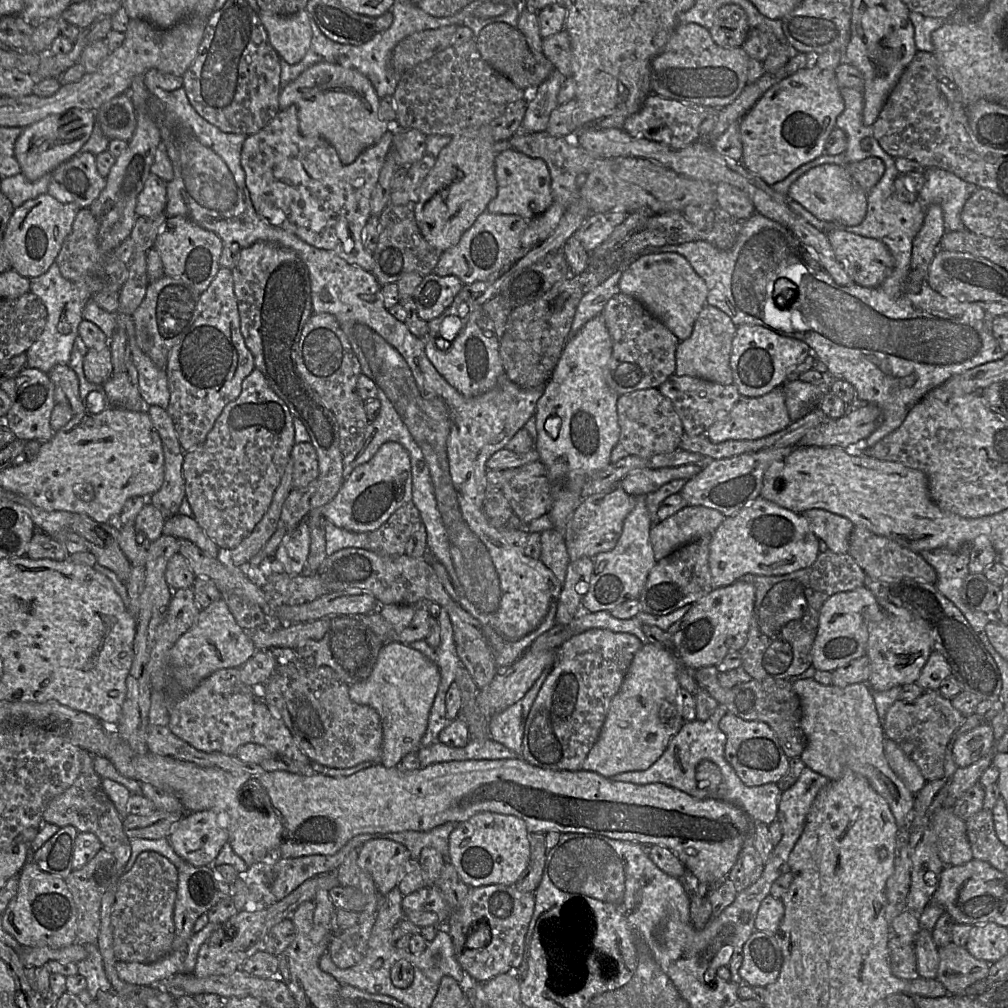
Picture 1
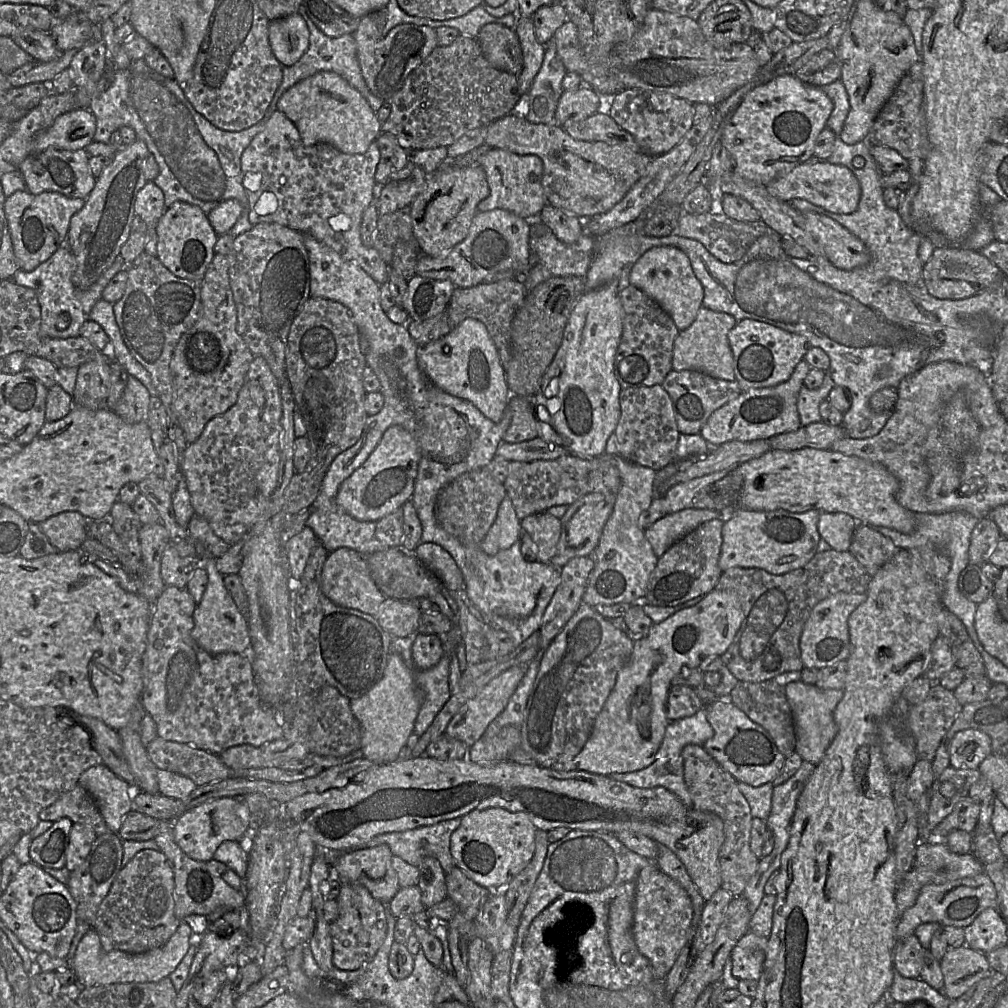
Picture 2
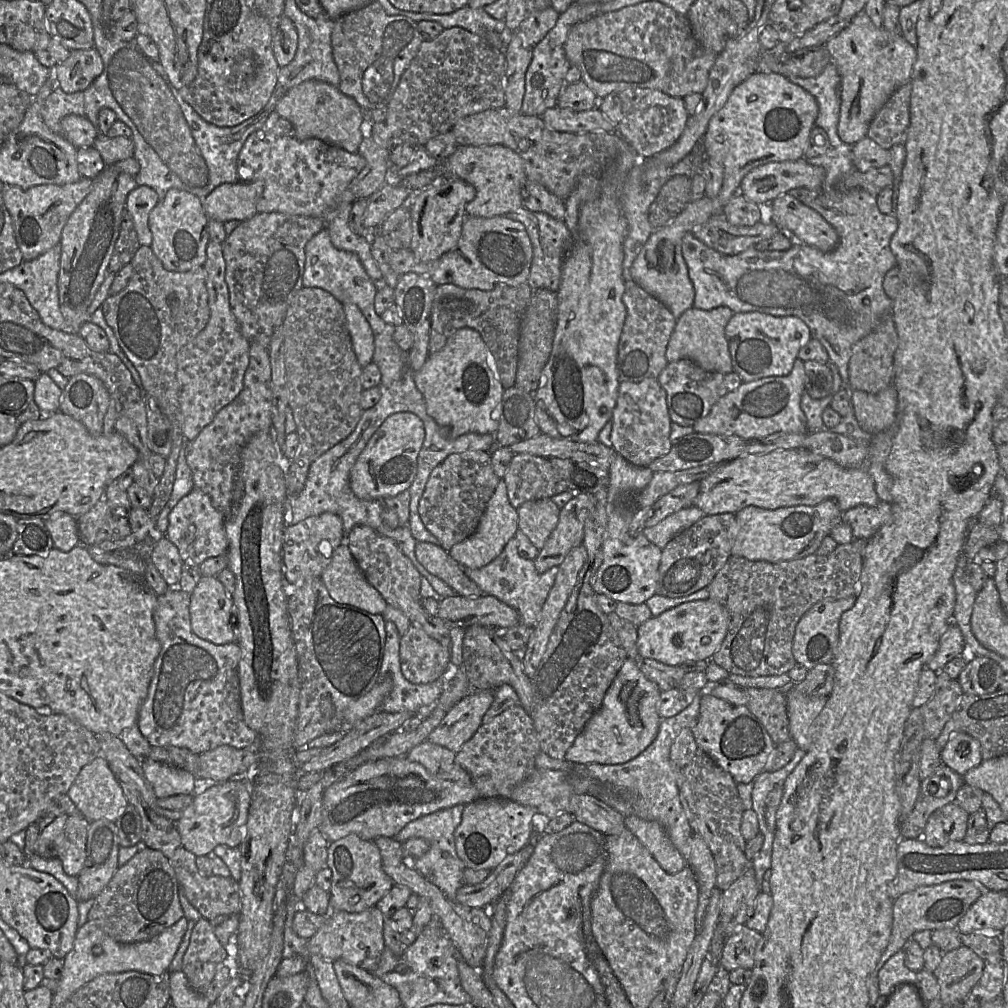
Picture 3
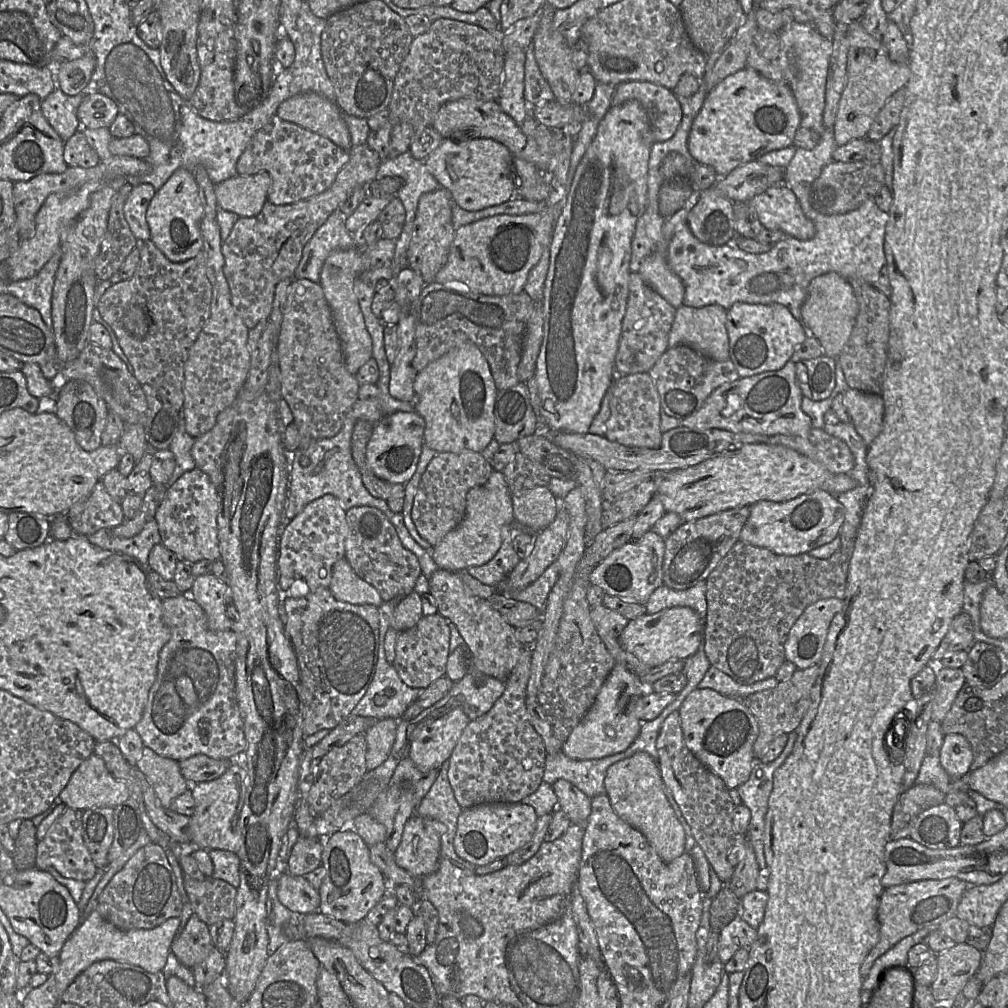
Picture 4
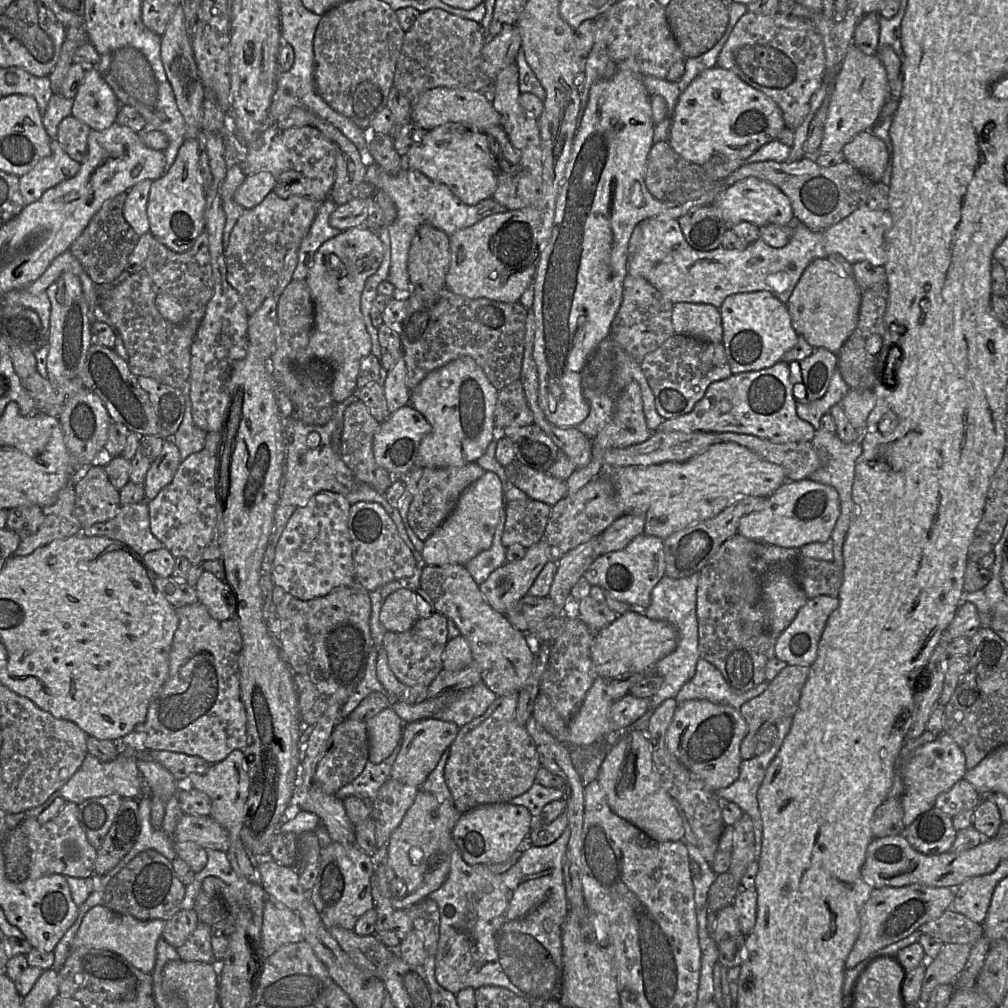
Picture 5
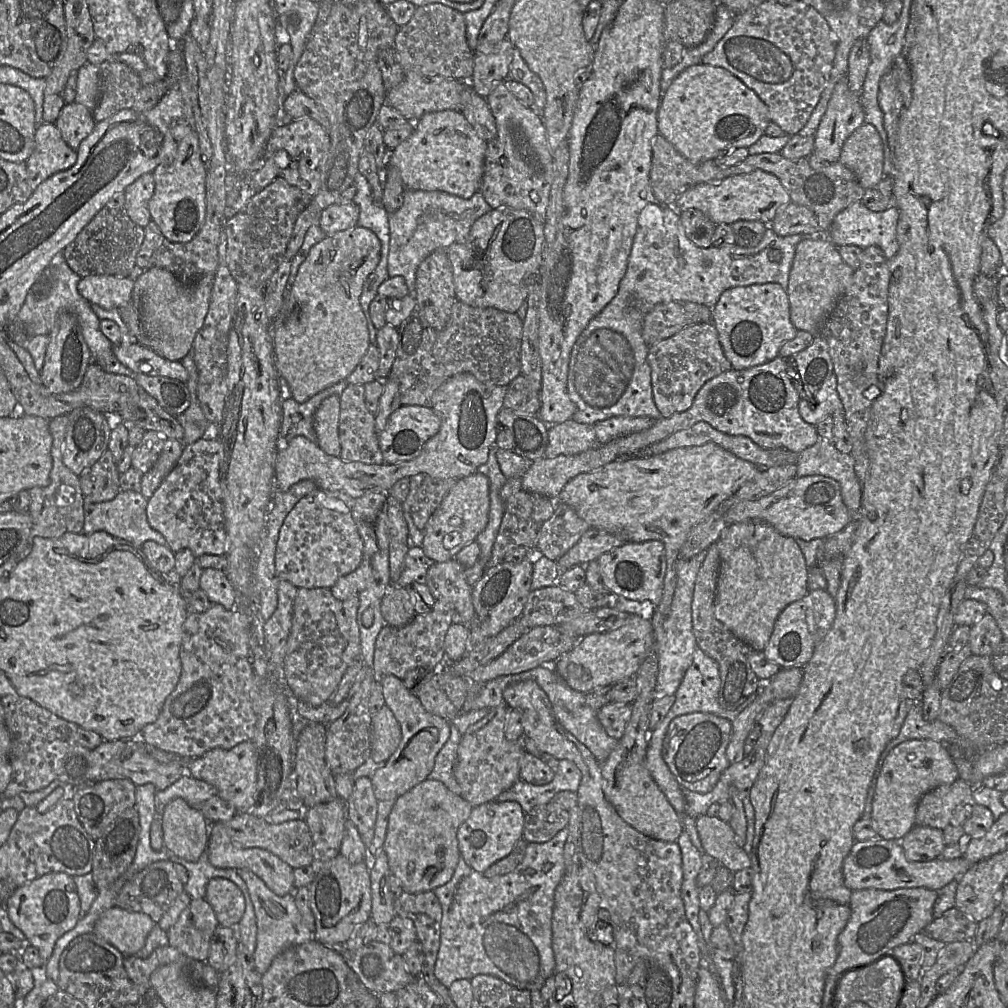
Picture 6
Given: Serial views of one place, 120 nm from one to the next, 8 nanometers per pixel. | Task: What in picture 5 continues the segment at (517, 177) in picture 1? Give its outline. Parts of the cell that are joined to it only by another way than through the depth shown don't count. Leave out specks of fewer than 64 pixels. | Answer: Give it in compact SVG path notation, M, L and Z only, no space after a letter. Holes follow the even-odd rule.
M447 123L447 124L438 126L427 132L426 137L421 146L413 147L407 152L406 155L401 156L401 168L403 167L403 168L410 168L410 169L418 170L421 173L423 173L425 176L430 178L431 180L446 185L451 190L451 192L454 195L456 195L463 203L467 205L475 205L484 199L492 198L493 193L495 192L496 187L497 187L498 175L501 171L501 168L497 160L495 159L495 157L490 151L488 138L489 137L484 132L475 130L473 128L464 126L459 123Z

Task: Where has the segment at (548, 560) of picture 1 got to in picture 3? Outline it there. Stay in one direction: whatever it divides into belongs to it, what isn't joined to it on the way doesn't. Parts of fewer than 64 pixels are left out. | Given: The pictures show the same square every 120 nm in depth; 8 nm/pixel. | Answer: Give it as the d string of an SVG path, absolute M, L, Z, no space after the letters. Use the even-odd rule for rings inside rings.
M551 498L523 503L518 509L518 526L540 551L557 527L560 508Z

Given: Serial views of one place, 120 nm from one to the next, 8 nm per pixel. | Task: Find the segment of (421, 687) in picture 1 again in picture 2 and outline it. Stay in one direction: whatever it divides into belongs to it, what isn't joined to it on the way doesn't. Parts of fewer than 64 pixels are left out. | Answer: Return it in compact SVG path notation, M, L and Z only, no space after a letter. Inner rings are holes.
M390 653L382 678L363 696L350 700L350 708L361 725L360 750L376 764L398 760L403 746L414 732L421 705L420 691L411 670L398 653Z

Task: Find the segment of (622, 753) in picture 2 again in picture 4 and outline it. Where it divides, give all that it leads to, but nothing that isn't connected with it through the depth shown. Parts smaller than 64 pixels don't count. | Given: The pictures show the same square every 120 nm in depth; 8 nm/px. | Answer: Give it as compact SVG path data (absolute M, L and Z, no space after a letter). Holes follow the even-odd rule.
M671 607L652 615L646 613L629 621L619 636L619 643L650 668L669 660L687 659L704 644L704 620L689 607ZM616 663L593 705L563 743L562 752L571 759L591 760L625 751L640 733L642 721L636 715L636 706L646 689L640 677Z

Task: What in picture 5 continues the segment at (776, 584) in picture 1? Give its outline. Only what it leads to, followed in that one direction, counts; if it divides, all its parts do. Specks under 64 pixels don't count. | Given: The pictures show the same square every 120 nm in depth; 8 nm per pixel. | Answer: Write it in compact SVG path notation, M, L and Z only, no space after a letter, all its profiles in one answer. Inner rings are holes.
M736 534L720 546L716 554L700 571L696 603L700 656L721 672L735 694L745 693L766 681L766 664L775 658L775 644L780 634L772 631L762 600L765 574L789 574L805 592L808 599L821 595L837 597L839 594L843 582L843 568L837 566L833 561L816 560L801 555L796 558L797 550L799 549L756 543L741 534Z

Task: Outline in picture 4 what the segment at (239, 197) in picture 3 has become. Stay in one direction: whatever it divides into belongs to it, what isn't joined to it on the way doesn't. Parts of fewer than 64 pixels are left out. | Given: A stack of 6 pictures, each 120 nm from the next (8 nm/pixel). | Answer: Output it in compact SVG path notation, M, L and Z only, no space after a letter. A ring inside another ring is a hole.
M266 171L249 176L236 175L216 185L217 205L239 217L256 216L267 201L271 184L271 176Z

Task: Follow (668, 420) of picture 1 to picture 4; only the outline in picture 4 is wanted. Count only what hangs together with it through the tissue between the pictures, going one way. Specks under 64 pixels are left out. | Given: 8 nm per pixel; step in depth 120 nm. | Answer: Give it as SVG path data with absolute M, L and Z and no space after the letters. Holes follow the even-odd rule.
M648 373L617 375L612 383L610 410L605 432L609 441L628 447L660 447L663 434L660 429L661 402L655 382Z

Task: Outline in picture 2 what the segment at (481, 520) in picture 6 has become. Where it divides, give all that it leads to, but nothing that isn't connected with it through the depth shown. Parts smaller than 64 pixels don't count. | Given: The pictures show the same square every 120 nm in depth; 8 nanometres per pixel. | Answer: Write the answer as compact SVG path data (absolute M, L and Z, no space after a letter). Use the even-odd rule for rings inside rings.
M507 495L499 506L493 525L479 546L486 554L494 556L510 548L520 539L522 533L521 520L517 517L512 501Z

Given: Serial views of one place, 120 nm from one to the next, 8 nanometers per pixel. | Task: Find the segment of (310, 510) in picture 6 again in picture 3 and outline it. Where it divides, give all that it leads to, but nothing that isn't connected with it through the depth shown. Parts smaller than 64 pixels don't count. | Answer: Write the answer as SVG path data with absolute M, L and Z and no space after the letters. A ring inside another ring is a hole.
M330 512L309 517L296 525L286 528L284 533L284 563L287 581L295 587L322 576L336 549L344 542L341 518Z

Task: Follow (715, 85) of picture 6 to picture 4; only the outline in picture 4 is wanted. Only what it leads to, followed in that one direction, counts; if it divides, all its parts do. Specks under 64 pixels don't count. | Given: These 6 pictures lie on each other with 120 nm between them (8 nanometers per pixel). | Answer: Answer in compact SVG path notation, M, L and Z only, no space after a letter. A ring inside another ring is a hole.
M745 68L707 92L692 122L687 147L694 163L712 167L721 178L767 152L791 146L799 127L800 113L790 86Z

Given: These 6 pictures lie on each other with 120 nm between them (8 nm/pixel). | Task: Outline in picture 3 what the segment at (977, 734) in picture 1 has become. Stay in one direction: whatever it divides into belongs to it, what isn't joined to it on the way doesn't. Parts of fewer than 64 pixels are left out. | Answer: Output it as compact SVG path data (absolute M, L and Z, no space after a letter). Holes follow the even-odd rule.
M965 732L953 734L941 750L942 764L964 775L983 762L979 740Z

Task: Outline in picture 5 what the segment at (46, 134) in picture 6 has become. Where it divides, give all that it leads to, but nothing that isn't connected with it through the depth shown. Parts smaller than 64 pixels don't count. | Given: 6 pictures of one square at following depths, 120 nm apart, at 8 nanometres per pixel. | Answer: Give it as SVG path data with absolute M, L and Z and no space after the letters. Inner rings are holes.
M51 139L50 155L42 158L29 172L19 178L25 205L36 202L43 193L79 172L81 164L63 150L57 139Z

